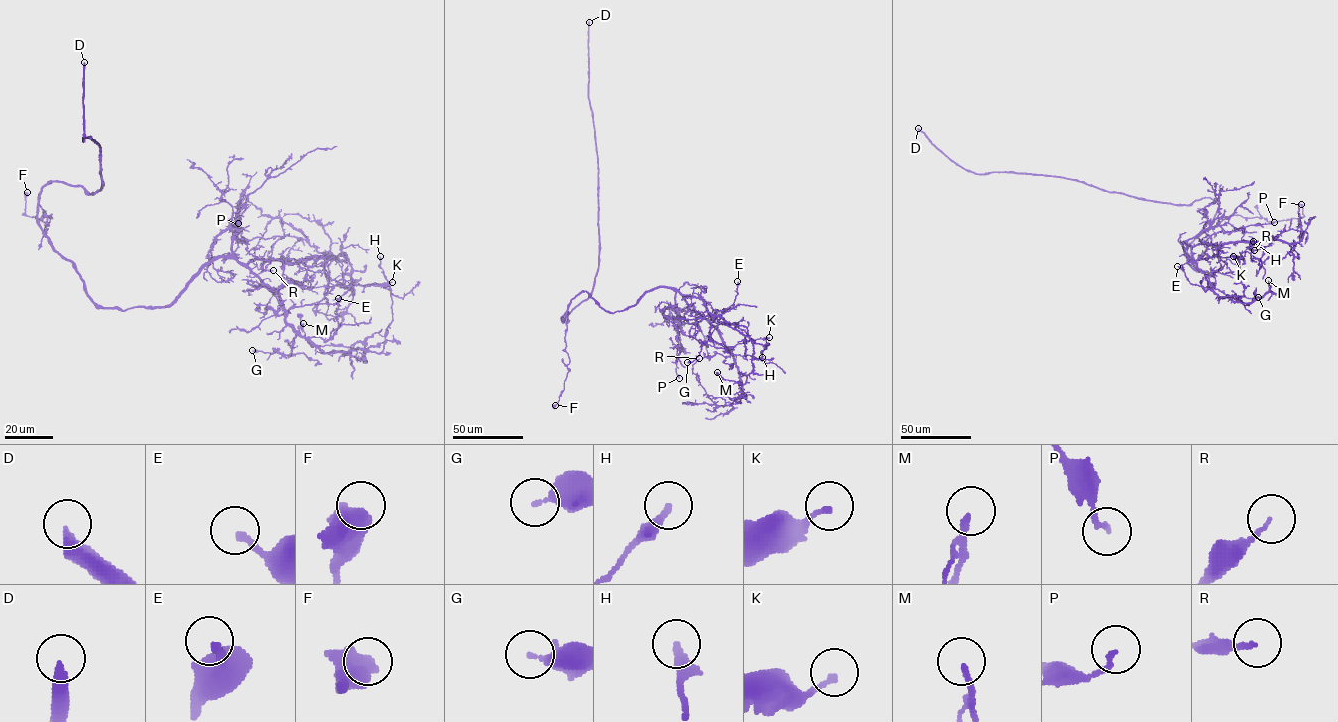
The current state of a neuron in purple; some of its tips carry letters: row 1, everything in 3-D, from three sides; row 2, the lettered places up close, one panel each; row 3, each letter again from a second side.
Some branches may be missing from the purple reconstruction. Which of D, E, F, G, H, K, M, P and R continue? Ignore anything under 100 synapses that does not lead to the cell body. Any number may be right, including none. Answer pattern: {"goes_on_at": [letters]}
{"goes_on_at": ["D"]}

